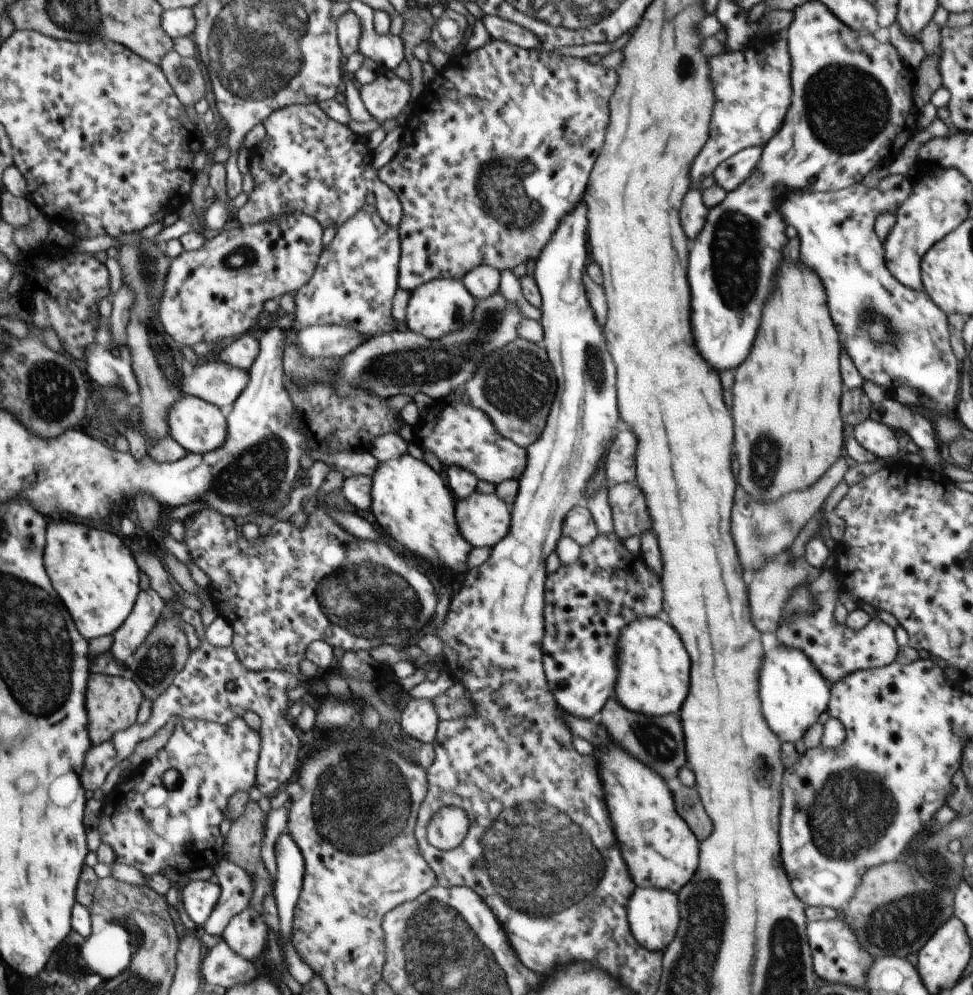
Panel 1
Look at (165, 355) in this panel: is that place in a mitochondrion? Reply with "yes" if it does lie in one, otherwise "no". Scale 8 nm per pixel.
yes

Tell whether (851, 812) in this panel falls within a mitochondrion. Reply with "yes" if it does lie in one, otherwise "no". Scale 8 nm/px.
yes

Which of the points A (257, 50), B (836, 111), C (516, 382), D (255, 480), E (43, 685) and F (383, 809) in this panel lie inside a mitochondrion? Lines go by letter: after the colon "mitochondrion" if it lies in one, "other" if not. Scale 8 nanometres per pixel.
A: mitochondrion
B: mitochondrion
C: mitochondrion
D: mitochondrion
E: mitochondrion
F: mitochondrion

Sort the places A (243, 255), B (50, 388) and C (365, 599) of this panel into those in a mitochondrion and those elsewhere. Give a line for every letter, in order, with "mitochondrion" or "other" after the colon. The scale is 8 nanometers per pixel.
A: mitochondrion
B: mitochondrion
C: mitochondrion

